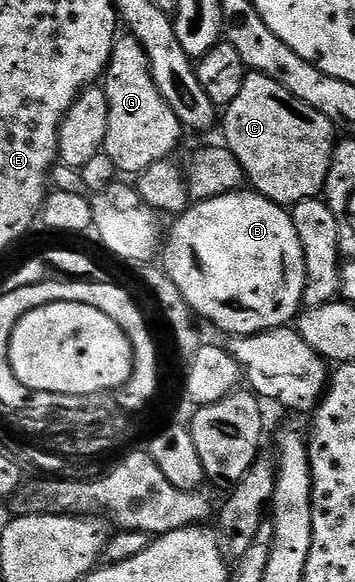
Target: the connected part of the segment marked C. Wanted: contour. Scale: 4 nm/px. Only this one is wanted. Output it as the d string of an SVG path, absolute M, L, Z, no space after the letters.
M248 72L241 91L221 117L226 148L241 163L254 192L284 207L319 197L327 184L331 156L337 144L335 125L321 111L301 103L281 83Z

